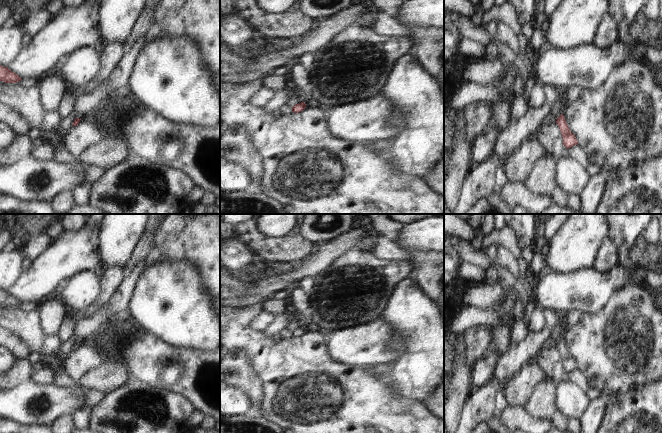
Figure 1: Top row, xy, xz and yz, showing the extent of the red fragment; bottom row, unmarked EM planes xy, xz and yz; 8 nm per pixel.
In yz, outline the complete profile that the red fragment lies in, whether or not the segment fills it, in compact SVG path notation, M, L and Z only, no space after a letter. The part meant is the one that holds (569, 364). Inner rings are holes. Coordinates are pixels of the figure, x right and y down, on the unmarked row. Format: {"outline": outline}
{"outline": "M561 338L556 343L556 348L559 350L559 353L561 355L561 359L563 362L563 369L567 373L578 368L578 365L577 365L575 359L570 355L563 338Z"}

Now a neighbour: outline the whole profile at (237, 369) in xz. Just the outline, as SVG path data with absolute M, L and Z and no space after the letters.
M233 351L226 354L220 365L220 380L244 389L253 399L254 414L257 414L266 397L266 386L247 353Z

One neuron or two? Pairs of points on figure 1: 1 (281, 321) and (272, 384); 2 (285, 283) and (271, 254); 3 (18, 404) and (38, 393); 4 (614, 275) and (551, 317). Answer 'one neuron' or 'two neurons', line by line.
1: two neurons
2: two neurons
3: one neuron
4: two neurons

